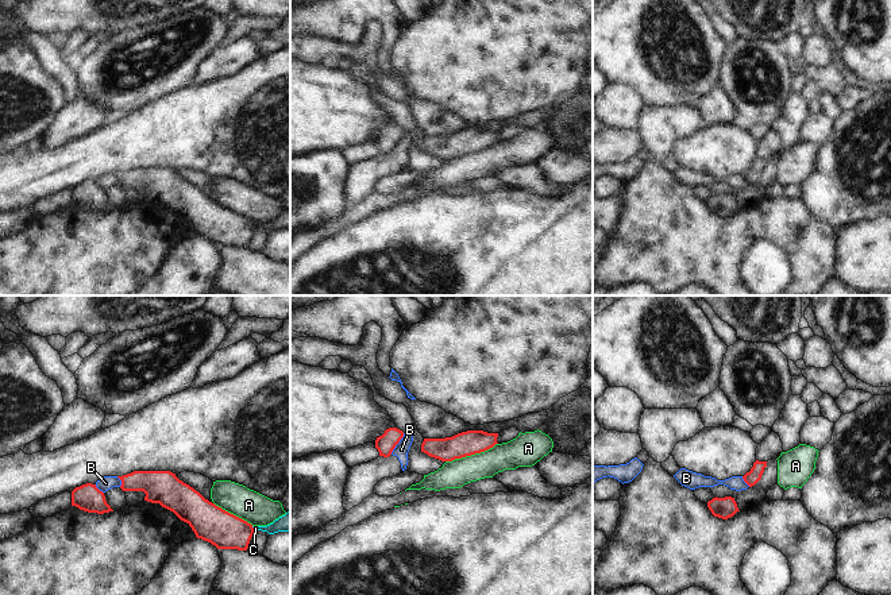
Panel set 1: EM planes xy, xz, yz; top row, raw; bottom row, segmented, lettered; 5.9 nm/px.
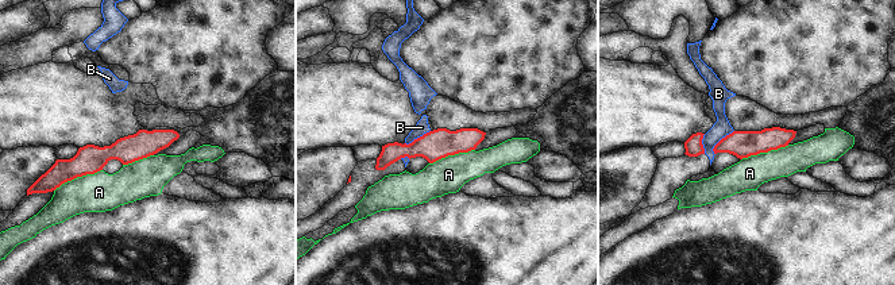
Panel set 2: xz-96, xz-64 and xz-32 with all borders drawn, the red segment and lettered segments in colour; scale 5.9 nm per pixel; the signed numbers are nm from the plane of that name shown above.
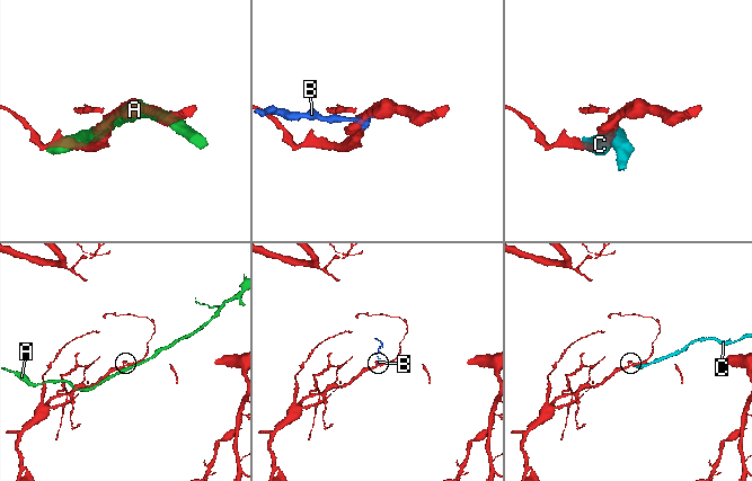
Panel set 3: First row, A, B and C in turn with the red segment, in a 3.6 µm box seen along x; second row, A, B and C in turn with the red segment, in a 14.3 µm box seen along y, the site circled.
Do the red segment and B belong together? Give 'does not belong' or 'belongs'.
does not belong

